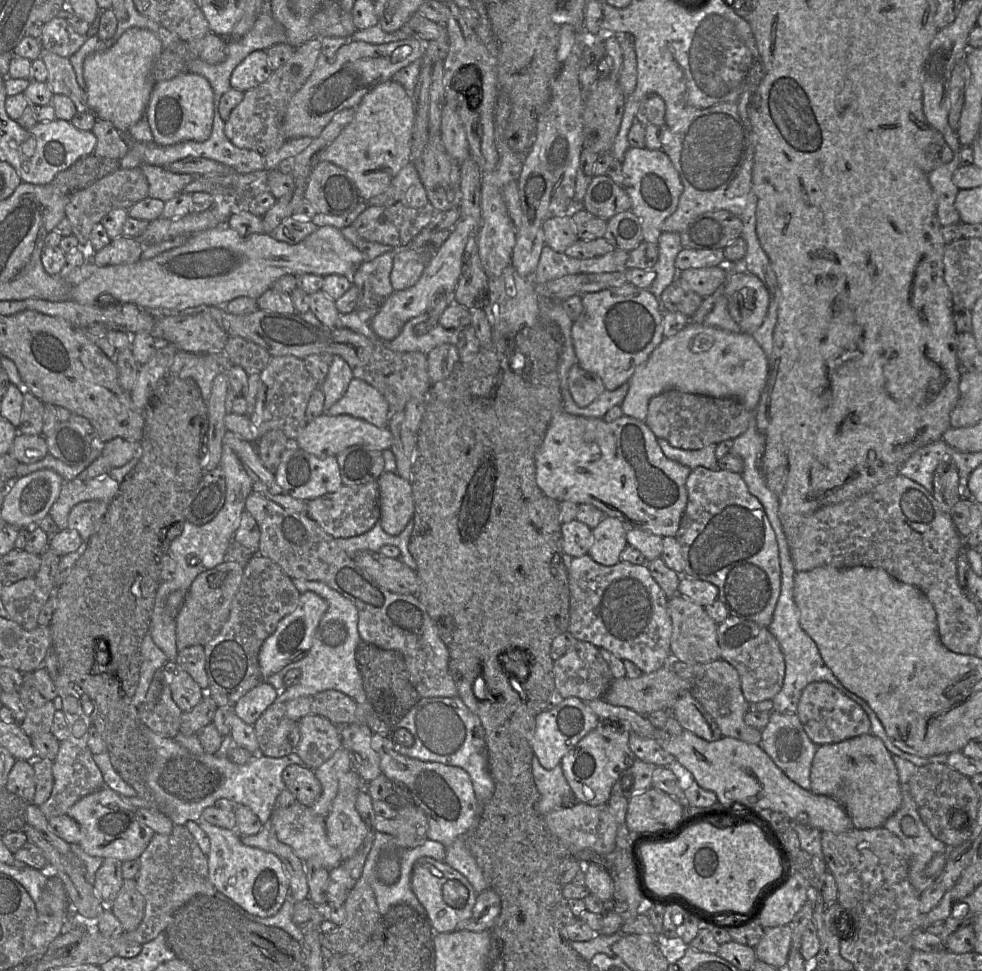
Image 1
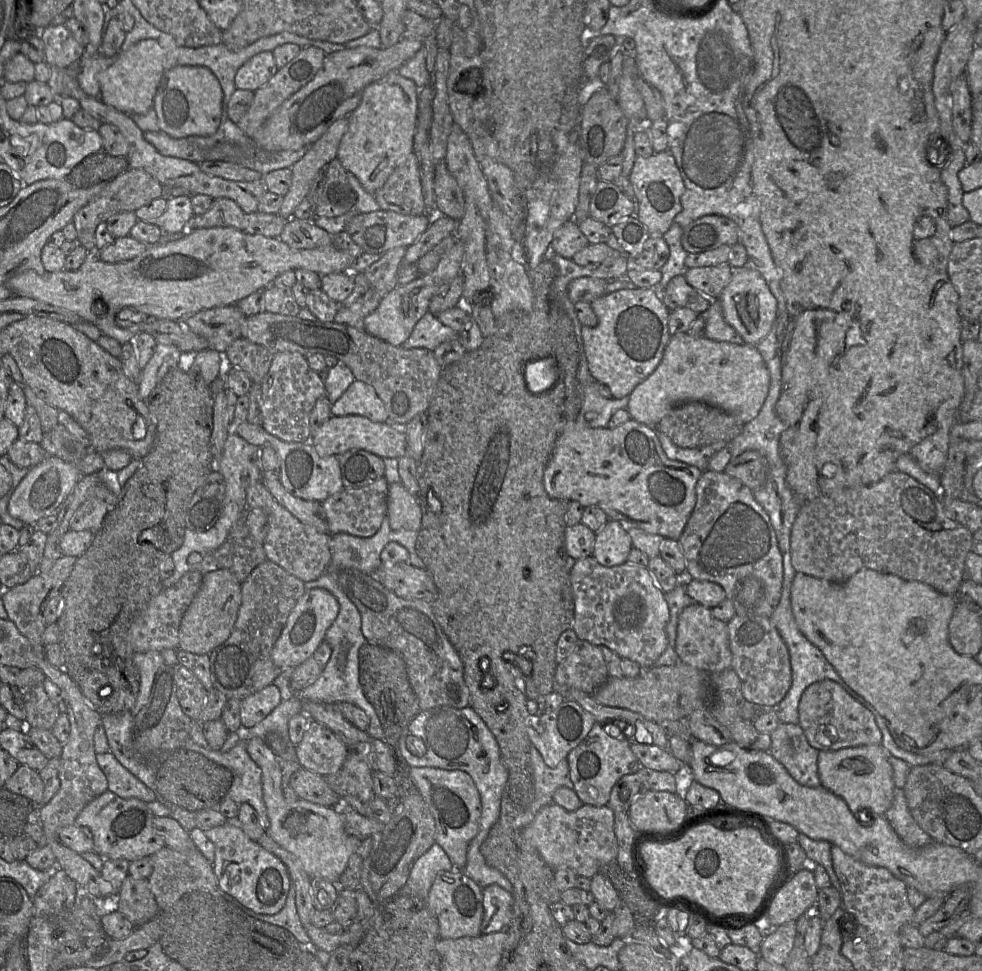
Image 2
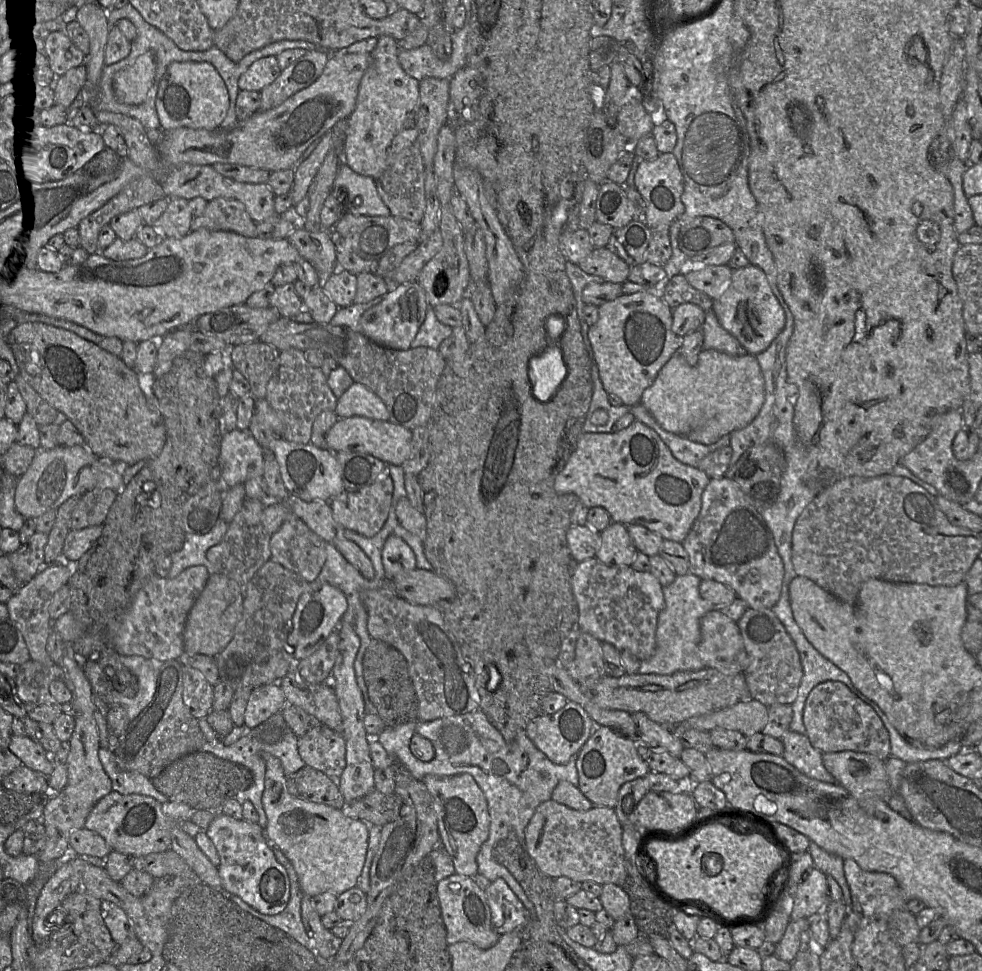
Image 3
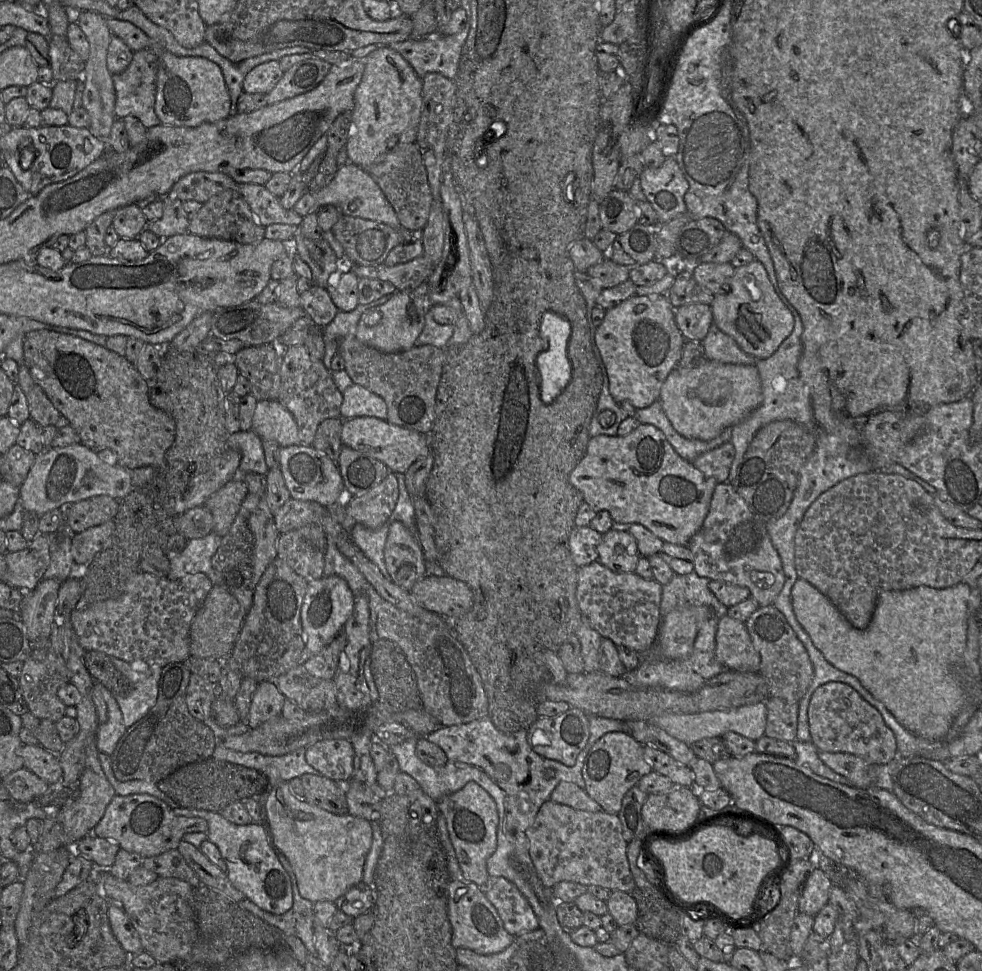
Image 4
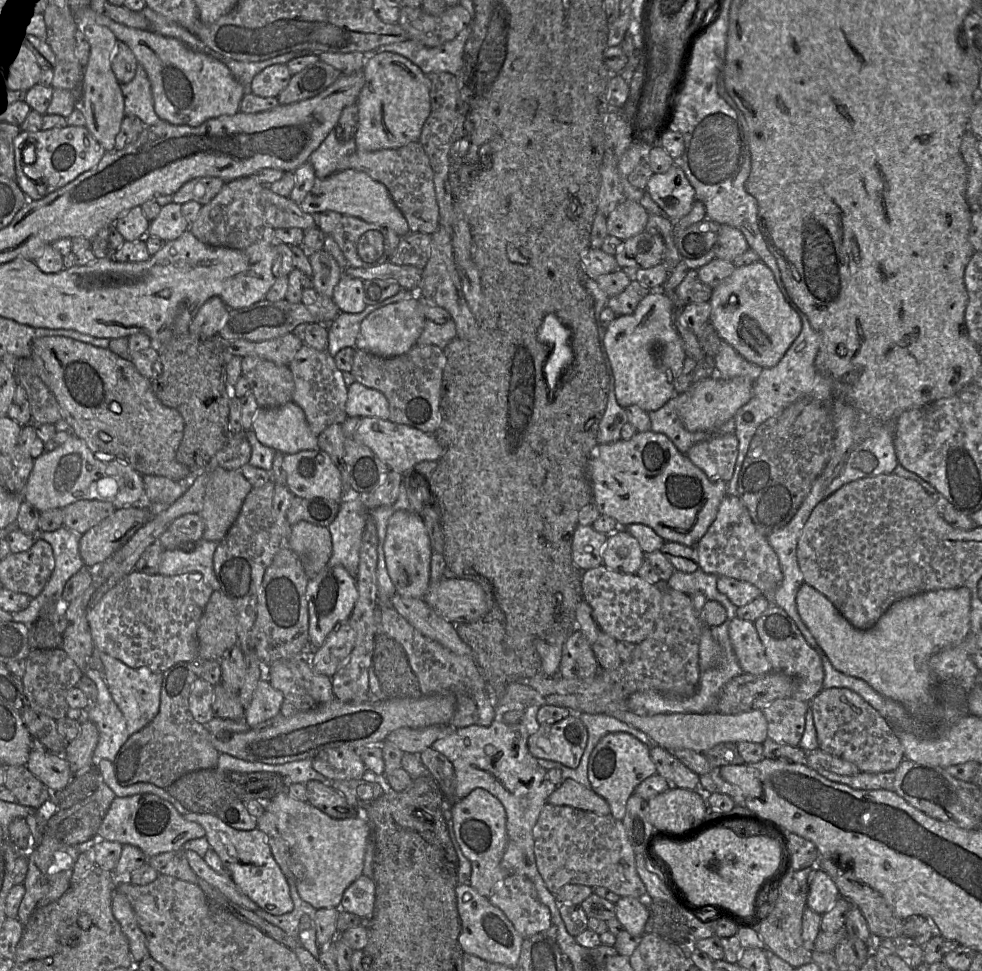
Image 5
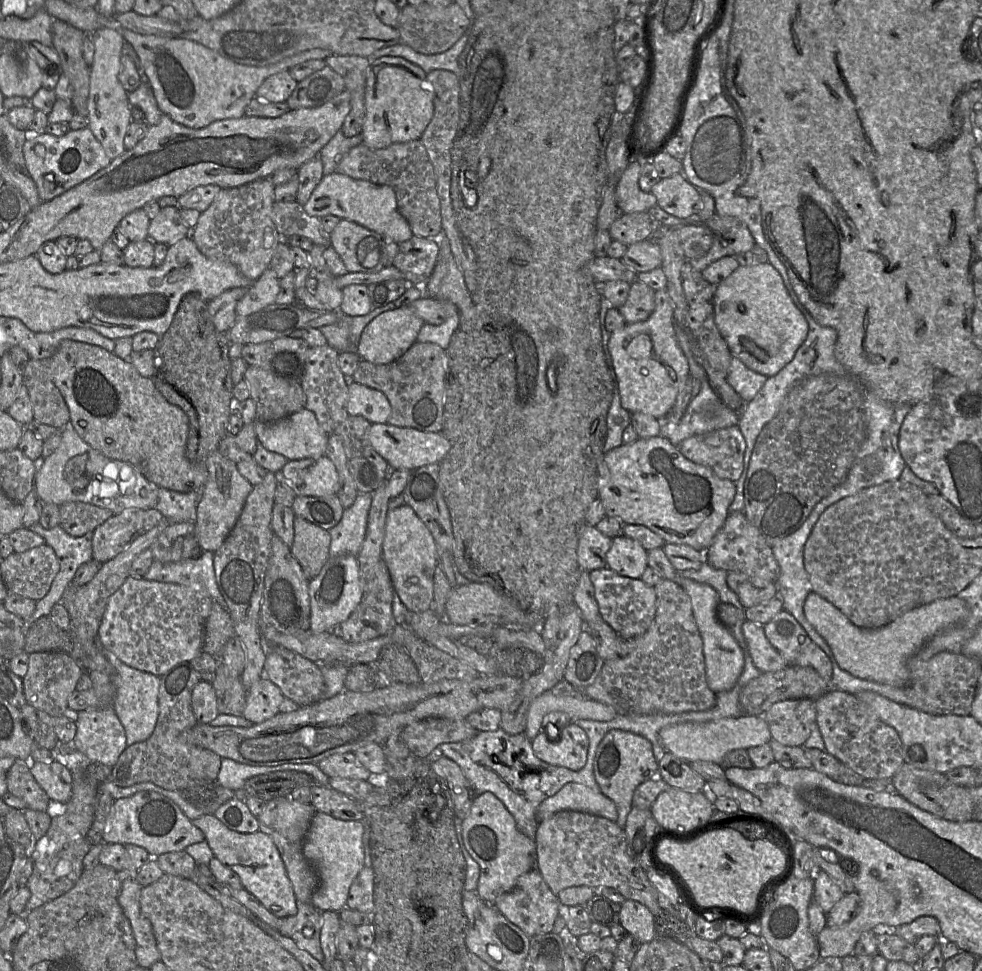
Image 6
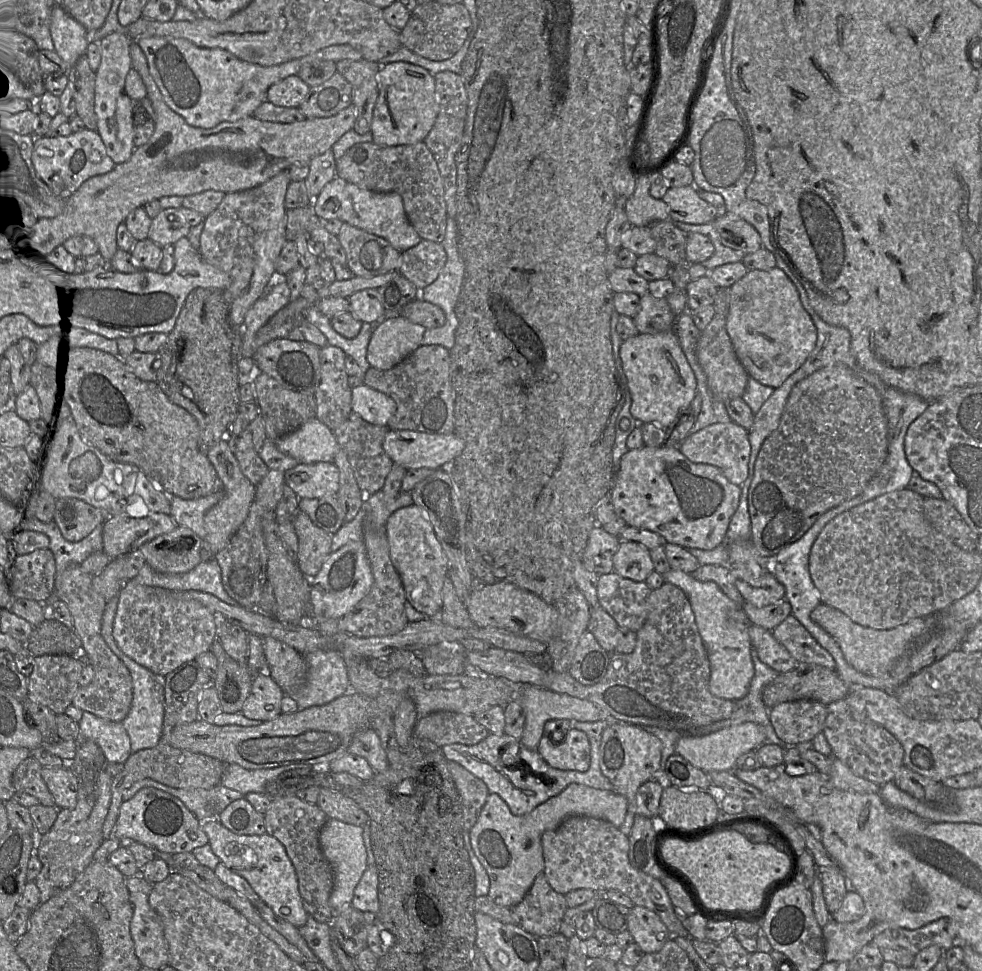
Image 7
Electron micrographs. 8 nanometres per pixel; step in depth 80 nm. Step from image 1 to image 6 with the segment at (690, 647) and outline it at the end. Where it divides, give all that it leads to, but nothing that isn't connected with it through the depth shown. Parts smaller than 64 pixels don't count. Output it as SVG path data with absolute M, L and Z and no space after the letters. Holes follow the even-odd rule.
M746 620L741 628L753 664L762 673L782 670L787 663L767 639L763 626Z

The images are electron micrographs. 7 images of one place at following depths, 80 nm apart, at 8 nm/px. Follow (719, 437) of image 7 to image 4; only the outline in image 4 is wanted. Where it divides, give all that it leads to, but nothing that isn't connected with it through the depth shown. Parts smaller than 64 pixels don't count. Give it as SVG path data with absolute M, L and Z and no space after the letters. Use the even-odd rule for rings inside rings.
M728 442L699 455L691 464L705 476L715 479L718 483L728 483L734 455L734 446Z

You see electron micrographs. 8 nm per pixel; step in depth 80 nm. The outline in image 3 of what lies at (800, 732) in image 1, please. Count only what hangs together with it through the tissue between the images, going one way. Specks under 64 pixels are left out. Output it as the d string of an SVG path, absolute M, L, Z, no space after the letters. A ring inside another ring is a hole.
M789 730L781 738L781 741L784 746L783 759L799 772L821 782L837 783L824 767L821 758L822 753L811 745L806 735Z

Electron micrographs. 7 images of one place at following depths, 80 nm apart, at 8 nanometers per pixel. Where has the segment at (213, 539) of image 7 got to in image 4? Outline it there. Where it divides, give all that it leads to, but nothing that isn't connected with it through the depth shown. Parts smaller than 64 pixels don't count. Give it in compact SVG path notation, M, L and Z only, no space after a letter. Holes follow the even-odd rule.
M243 477L229 480L205 502L213 517L213 532L224 537L230 530L241 504L248 494Z

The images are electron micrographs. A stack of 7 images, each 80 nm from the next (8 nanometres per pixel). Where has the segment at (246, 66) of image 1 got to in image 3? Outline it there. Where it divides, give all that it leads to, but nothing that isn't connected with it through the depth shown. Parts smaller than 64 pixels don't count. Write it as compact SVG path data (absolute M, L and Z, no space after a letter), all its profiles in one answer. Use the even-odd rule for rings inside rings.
M275 56L260 58L240 76L239 89L260 92L264 87L271 84L281 71Z

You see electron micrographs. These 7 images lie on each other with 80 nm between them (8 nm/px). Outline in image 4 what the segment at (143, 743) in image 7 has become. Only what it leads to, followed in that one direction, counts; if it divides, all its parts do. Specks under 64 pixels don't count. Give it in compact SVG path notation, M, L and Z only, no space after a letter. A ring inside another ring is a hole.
M111 657L115 668L130 682L130 691L125 695L114 695L123 715L126 728L142 718L156 703L158 682L163 667L149 665L143 661L127 662Z

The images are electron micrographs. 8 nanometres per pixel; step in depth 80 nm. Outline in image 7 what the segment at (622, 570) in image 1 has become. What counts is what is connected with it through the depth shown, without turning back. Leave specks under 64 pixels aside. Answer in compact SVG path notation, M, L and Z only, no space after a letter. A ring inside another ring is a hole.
M615 571L598 576L599 605L622 629L636 632L653 609L653 590L645 582L635 582Z

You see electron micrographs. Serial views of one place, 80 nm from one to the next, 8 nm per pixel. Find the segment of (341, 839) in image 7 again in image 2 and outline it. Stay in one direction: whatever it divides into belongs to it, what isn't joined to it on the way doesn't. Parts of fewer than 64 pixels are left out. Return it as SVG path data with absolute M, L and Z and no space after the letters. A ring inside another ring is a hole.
M259 738L250 739L246 749L262 771L263 800L269 819L266 832L276 843L300 860L310 877L322 877L336 884L350 856L361 843L360 839L346 832L340 808L325 807L300 798L295 801L287 800L283 795L279 765L282 758Z

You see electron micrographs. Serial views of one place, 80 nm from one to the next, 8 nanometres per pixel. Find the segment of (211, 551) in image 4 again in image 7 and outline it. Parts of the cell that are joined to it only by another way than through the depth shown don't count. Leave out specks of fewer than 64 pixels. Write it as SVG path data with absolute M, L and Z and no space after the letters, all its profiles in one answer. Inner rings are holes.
M215 559L199 563L183 574L163 574L153 570L147 563L134 578L144 586L161 587L170 591L199 591L211 594L229 605L238 605L225 591L221 570Z

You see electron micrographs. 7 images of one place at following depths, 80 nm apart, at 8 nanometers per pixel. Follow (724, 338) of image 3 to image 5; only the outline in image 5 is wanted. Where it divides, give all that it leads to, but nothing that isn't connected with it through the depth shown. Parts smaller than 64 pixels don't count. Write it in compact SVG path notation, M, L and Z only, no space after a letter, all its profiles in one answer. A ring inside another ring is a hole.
M723 340L712 360L716 375L725 380L745 377L753 382L762 371L762 367L744 359L730 344Z

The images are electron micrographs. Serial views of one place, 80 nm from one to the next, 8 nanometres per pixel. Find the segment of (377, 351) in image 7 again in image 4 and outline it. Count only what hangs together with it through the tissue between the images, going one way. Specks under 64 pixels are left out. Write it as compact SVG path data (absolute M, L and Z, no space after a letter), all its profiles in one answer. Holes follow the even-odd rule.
M396 291L384 304L364 312L358 322L356 338L381 352L404 352L414 347L425 324L430 303L422 291Z

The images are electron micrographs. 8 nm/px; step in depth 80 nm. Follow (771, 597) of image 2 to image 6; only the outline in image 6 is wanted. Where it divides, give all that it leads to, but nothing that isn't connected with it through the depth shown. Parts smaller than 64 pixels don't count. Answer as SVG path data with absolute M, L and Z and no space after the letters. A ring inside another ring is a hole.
M741 511L728 513L723 526L704 551L704 561L716 569L741 572L763 581L776 582L779 576L779 565L771 547Z

